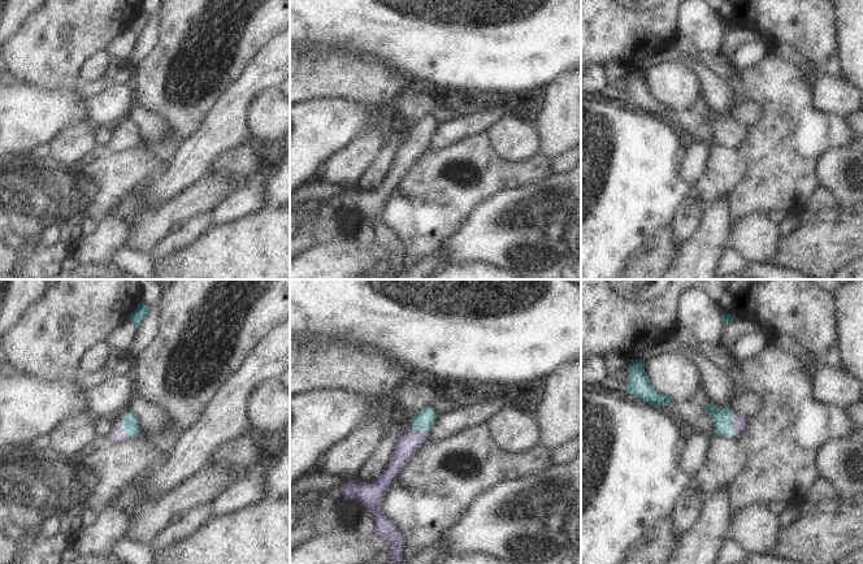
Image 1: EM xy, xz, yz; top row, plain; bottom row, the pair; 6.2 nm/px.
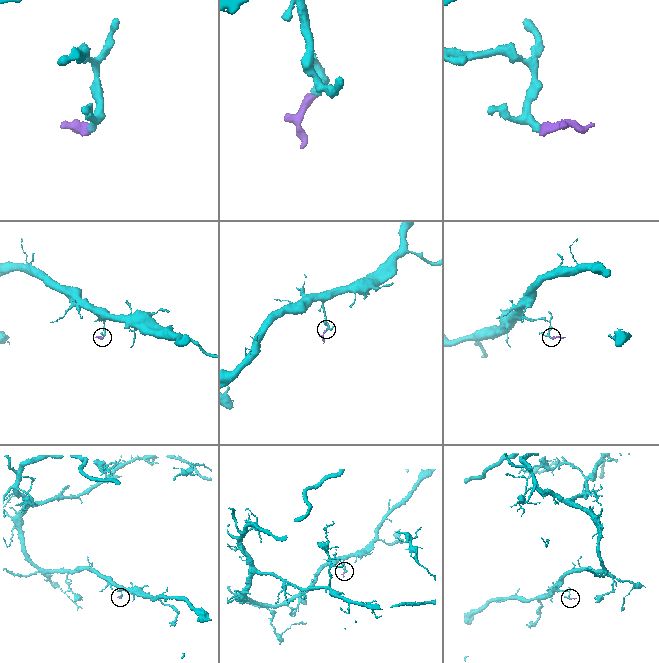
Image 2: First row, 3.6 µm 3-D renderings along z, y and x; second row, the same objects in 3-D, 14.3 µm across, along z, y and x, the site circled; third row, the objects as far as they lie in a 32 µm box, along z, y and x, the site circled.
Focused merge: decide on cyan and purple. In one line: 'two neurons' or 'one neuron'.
one neuron

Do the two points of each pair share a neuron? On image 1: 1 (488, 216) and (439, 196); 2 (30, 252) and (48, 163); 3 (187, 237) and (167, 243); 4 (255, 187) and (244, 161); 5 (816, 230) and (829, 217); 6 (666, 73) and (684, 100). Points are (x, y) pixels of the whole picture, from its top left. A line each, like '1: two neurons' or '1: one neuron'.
1: two neurons
2: two neurons
3: one neuron
4: two neurons
5: two neurons
6: one neuron

